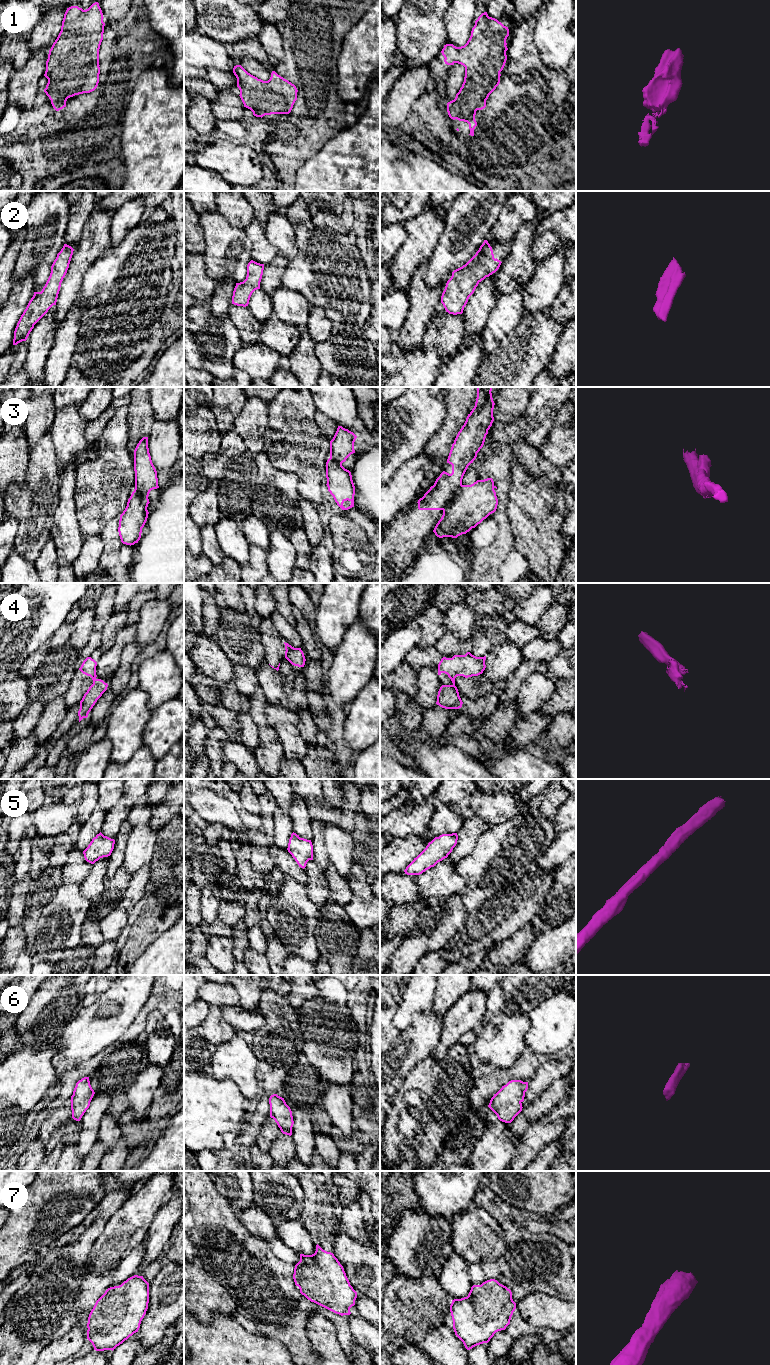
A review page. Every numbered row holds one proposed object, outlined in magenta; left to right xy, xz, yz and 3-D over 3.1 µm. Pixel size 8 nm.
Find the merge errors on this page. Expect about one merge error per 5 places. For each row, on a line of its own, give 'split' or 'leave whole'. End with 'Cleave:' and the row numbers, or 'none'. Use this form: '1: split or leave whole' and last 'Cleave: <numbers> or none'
1: leave whole
2: leave whole
3: split
4: split
5: leave whole
6: leave whole
7: leave whole
Cleave: 3, 4

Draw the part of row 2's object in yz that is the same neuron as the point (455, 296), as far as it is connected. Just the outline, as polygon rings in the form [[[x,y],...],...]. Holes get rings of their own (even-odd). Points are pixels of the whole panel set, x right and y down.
[[[484,240],[476,254],[465,265],[454,270],[447,281],[441,296],[446,312],[453,315],[462,314],[478,284],[495,273],[501,263],[494,258],[492,247]]]

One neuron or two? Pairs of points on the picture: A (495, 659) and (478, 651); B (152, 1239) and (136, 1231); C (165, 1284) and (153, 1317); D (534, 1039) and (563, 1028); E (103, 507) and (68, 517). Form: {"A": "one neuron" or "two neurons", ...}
{"A": "two neurons", "B": "two neurons", "C": "one neuron", "D": "one neuron", "E": "two neurons"}

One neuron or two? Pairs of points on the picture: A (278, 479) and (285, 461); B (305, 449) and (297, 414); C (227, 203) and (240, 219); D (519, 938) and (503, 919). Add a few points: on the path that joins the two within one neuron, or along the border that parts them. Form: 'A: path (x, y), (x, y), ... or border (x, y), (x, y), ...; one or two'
A: border (266, 453), (276, 468), (296, 475), (297, 488); two
B: path (297, 440), (297, 423); one
C: path (231, 207), (239, 215); one
D: border (530, 921), (502, 942); two

